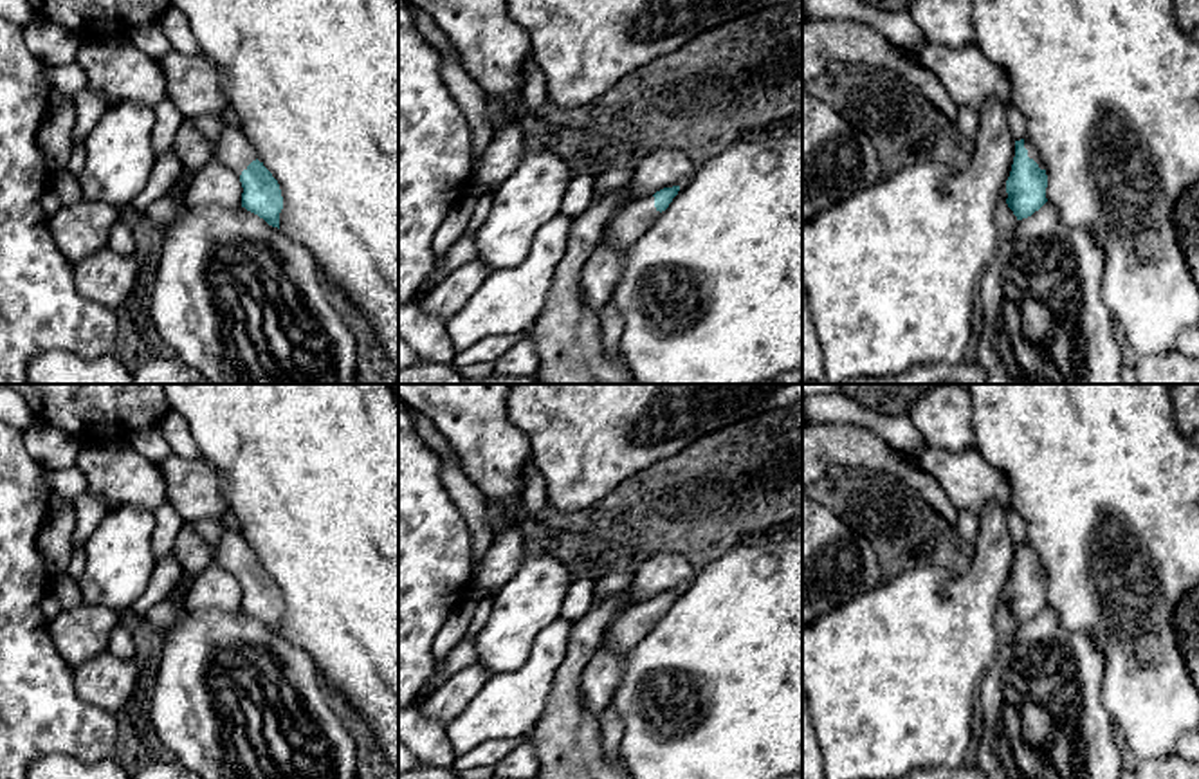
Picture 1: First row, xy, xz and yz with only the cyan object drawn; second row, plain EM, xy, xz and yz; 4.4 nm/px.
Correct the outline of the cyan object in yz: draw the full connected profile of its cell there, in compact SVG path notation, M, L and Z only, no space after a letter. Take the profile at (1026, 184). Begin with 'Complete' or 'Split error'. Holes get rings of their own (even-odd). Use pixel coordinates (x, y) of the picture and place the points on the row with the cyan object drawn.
Split error. M1028 139L1015 141L1015 157L1006 180L1006 204L1017 220L1031 216L1046 202L1048 175Z

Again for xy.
Split error. M225 124L213 142L213 159L233 170L242 182L242 207L279 229L283 197L278 180L258 160L254 148L240 128Z

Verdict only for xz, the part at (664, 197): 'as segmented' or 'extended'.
extended

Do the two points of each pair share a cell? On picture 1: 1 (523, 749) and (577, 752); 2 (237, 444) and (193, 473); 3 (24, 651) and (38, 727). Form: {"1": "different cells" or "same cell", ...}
{"1": "different cells", "2": "different cells", "3": "same cell"}

